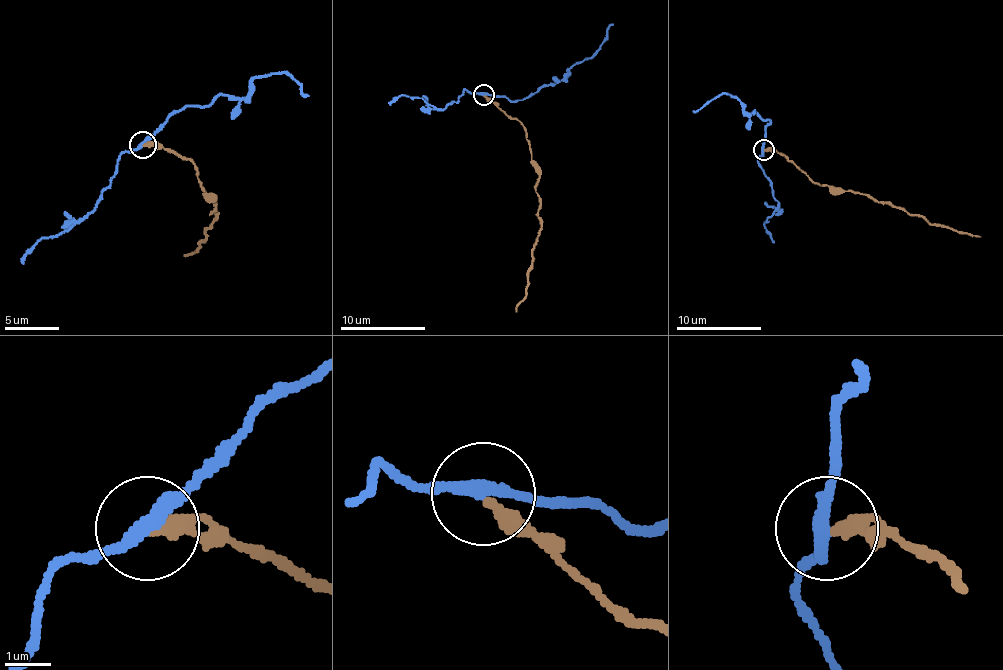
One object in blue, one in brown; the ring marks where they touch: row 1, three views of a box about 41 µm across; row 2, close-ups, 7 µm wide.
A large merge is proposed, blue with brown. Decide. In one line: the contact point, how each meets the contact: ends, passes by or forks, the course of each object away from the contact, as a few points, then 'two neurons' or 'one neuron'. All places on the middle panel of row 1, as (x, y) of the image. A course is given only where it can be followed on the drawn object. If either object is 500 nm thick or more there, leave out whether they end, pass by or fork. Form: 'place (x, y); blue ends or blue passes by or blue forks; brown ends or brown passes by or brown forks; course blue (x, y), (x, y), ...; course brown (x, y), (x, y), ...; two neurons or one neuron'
place (484, 94); blue passes by; brown passes by; course blue (483, 94), (519, 100), (544, 85), (553, 85), (574, 64), (595, 52), (612, 24); course brown (483, 96), (523, 126), (538, 174), (540, 232), (534, 242), (525, 297), (515, 312); two neurons

